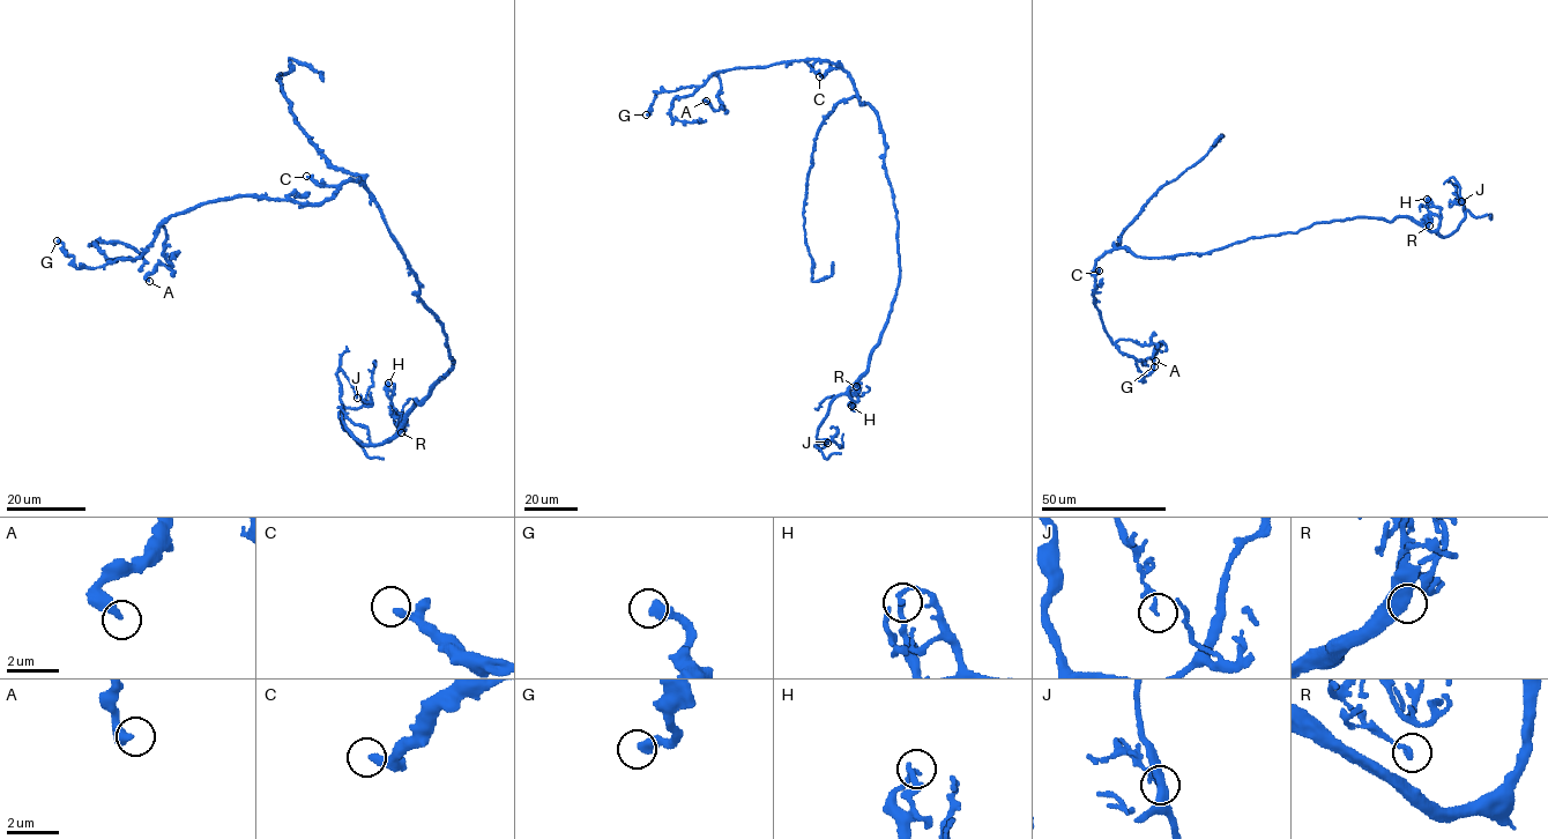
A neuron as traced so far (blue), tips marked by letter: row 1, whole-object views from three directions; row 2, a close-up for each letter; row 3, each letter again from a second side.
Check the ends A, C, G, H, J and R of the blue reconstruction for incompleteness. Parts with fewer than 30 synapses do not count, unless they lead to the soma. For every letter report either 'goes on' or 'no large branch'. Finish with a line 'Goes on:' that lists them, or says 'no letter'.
A: no large branch
C: no large branch
G: no large branch
H: no large branch
J: no large branch
R: no large branch
Goes on: no letter

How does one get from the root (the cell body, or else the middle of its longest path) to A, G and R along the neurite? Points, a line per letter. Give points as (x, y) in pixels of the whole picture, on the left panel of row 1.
A: (418, 292), (359, 179), (319, 203), (238, 197), (171, 215), (161, 224), (170, 266), (157, 265), (149, 281)
G: (418, 292), (359, 179), (319, 203), (200, 202), (165, 218), (139, 258), (102, 267), (76, 268), (57, 240)
R: (418, 292), (440, 321), (453, 370), (429, 398), (415, 401), (391, 440), (401, 415), (401, 432)

